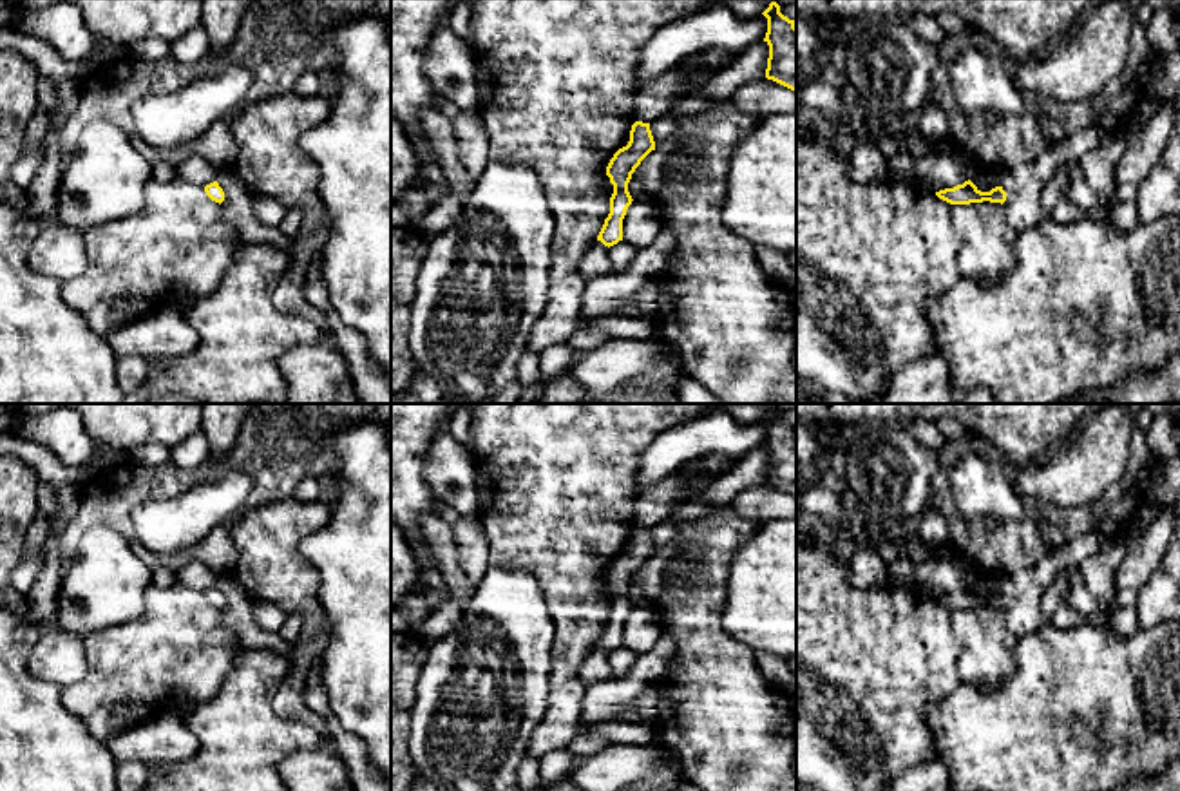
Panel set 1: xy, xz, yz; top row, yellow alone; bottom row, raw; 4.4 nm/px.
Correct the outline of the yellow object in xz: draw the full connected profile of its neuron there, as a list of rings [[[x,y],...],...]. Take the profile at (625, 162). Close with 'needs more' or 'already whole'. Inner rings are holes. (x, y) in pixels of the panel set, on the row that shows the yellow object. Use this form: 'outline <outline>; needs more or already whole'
outline [[[635,121],[630,130],[628,145],[619,148],[606,167],[614,194],[610,197],[610,214],[604,219],[597,241],[608,248],[623,241],[623,219],[633,201],[628,192],[628,183],[635,168],[652,150],[655,150],[655,141],[650,123]]]; already whole

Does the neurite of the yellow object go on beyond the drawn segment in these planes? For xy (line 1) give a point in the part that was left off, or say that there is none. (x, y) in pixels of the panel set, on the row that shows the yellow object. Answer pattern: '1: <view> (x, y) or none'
1: none

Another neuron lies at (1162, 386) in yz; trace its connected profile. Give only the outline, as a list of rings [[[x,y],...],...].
[[[1180,353],[1169,357],[1160,369],[1131,371],[1106,391],[1070,398],[1064,404],[1077,404],[1080,398],[1097,404],[1176,404],[1180,402]]]

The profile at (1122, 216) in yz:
[[[1115,201],[1109,221],[1118,232],[1122,232],[1122,233],[1131,232],[1138,224],[1137,203],[1133,203],[1133,201],[1117,203]]]

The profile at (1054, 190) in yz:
[[[1061,167],[1041,192],[1041,206],[1048,212],[1048,215],[1053,212],[1055,205],[1064,197],[1066,185],[1068,170],[1066,167]]]

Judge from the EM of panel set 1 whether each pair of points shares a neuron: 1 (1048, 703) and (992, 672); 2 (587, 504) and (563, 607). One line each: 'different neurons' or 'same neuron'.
1: different neurons
2: same neuron

